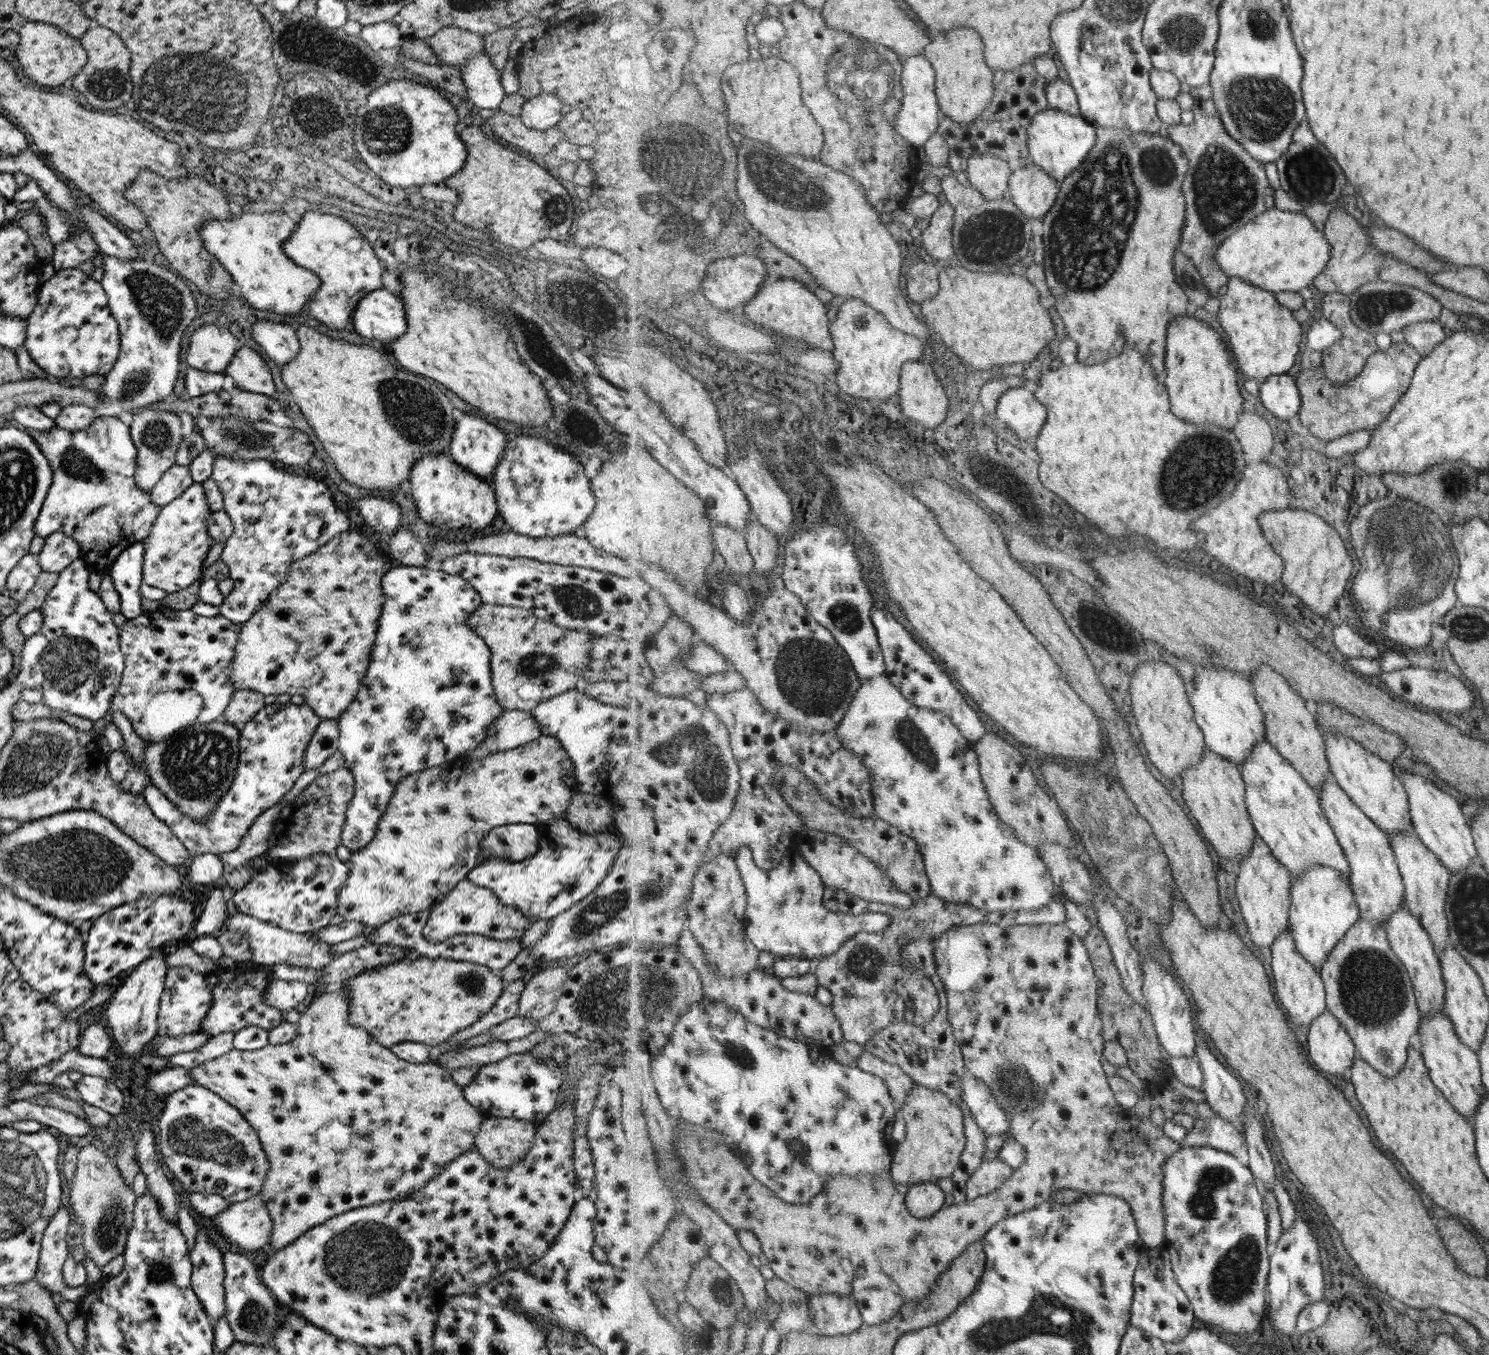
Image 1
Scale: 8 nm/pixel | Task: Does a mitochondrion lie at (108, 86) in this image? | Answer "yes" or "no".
yes

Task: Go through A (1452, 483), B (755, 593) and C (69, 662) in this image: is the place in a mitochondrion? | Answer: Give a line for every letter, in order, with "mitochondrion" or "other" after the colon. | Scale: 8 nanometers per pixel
A: mitochondrion
B: other
C: mitochondrion

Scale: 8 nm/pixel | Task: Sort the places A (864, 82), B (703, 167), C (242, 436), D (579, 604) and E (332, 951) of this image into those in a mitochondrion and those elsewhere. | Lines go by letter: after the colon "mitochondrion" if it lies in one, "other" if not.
A: mitochondrion
B: mitochondrion
C: mitochondrion
D: mitochondrion
E: other

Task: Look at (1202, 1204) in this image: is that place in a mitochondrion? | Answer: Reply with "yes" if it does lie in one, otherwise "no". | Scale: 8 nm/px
yes

